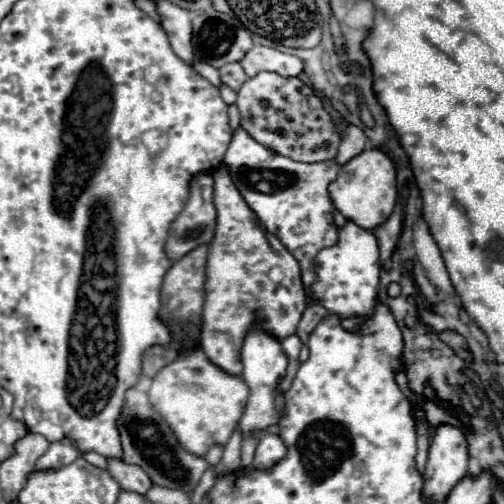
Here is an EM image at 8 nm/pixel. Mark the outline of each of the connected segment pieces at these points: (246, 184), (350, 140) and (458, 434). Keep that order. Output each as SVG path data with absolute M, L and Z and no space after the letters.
M243 128L233 134L233 140L225 154L225 164L229 166L237 190L241 192L249 208L257 214L267 232L279 236L287 250L299 260L301 278L305 282L305 290L309 292L309 286L315 280L313 258L319 250L337 242L333 202L327 188L337 178L339 164L335 160L317 164L295 162L287 156L279 156L267 150L265 146L255 142Z
M349 126L343 136L341 136L341 146L339 146L339 152L337 152L337 162L343 166L345 162L349 162L353 156L357 156L359 152L365 150L365 142L367 142L367 136L365 132L359 128L359 126Z
M439 424L429 446L423 496L429 502L443 502L451 488L467 474L467 458L465 434L457 426Z

